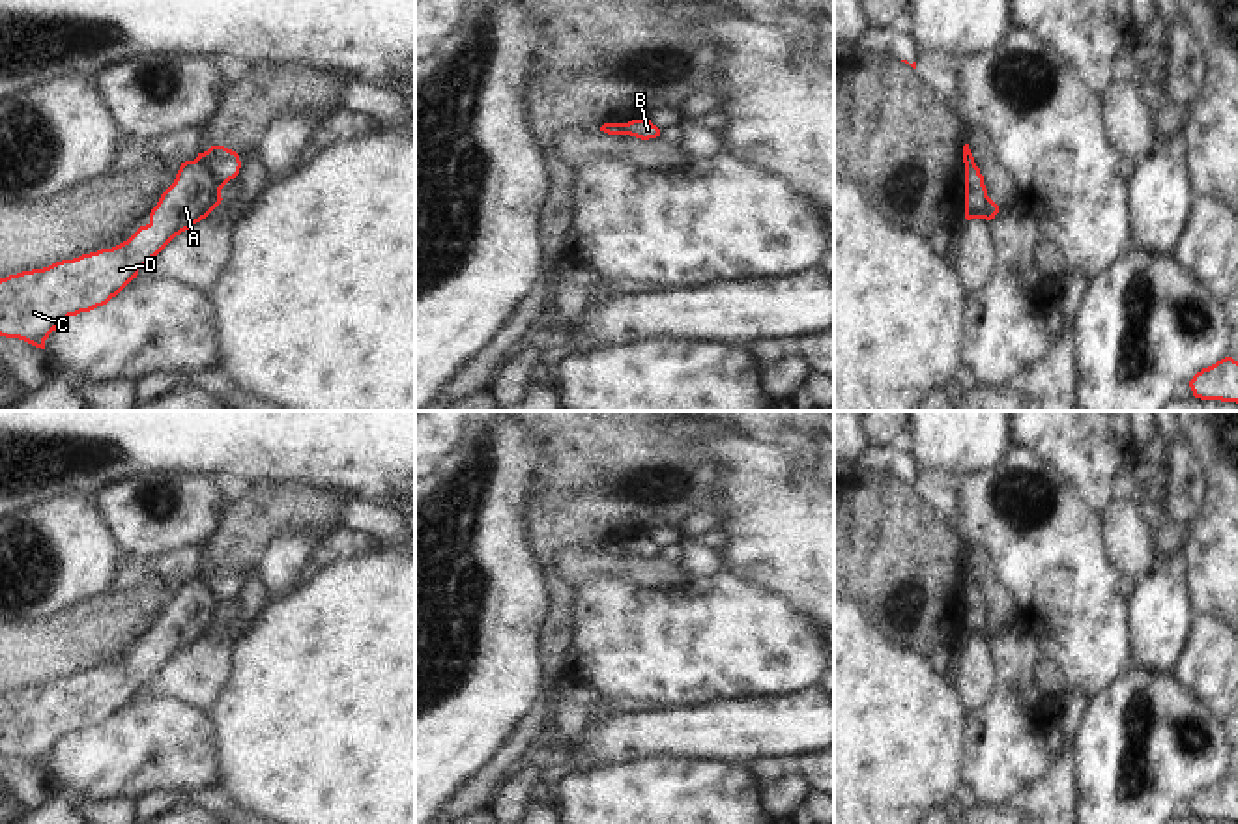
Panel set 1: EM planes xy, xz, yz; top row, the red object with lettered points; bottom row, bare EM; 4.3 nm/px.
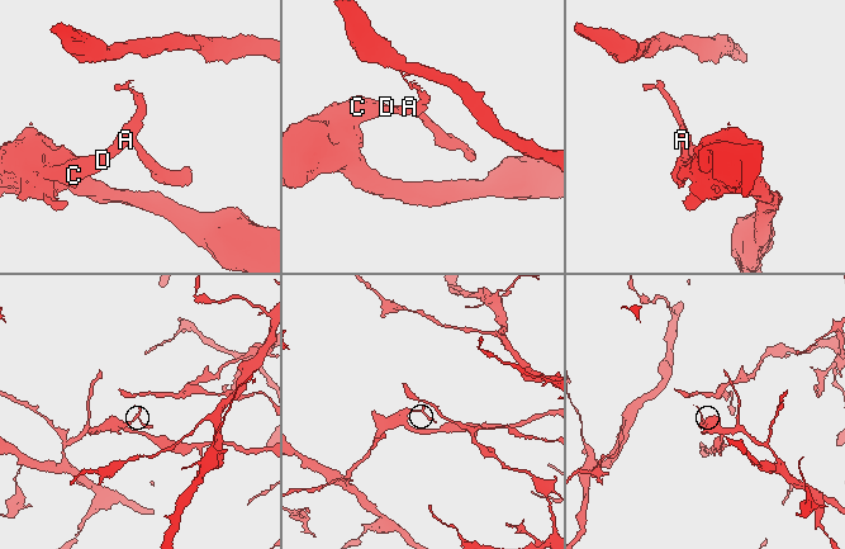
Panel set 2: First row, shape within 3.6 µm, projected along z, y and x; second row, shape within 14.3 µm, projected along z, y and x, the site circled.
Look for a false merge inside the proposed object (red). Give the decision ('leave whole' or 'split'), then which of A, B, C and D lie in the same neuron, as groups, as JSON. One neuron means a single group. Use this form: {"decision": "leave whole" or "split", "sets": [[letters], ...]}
{"decision": "split", "sets": [["A", "C", "D"], ["B"]]}

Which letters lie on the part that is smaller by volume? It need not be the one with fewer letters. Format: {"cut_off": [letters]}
{"cut_off": ["B"]}

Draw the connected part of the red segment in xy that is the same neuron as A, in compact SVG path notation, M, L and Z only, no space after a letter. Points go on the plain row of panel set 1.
M196 577L181 581L174 602L151 628L150 641L140 645L127 660L43 688L0 697L0 755L19 757L45 768L49 753L69 734L107 723L137 697L140 686L155 676L176 654L206 637L221 618L221 605L202 581Z

